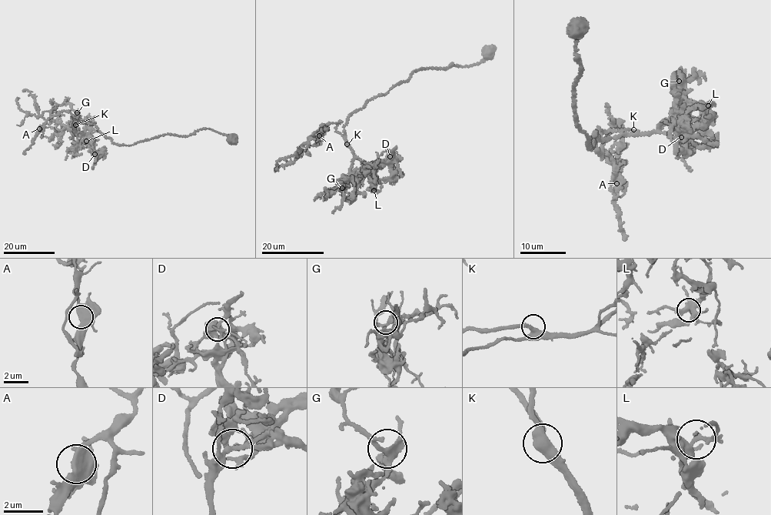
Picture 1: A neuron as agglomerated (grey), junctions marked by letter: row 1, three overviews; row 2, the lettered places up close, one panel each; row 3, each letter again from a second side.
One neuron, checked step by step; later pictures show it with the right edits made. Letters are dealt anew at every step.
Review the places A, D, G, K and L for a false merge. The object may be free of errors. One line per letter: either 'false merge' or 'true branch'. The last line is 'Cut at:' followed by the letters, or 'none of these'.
A: true branch
D: false merge
G: true branch
K: true branch
L: true branch
Cut at: D

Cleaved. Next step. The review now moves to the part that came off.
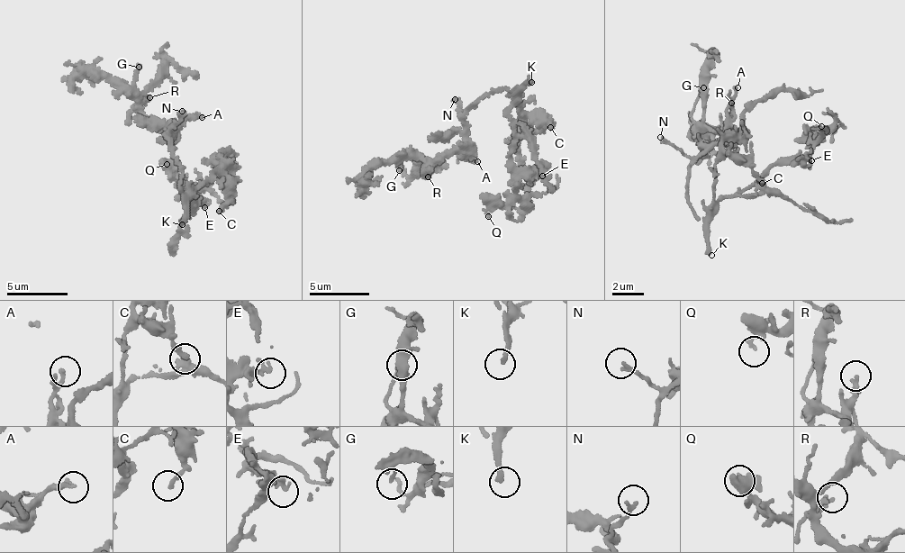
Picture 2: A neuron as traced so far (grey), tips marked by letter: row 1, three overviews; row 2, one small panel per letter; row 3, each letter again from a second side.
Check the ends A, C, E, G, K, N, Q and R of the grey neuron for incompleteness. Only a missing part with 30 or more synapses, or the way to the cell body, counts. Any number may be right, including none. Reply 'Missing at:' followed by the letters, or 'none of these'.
Missing at: K

